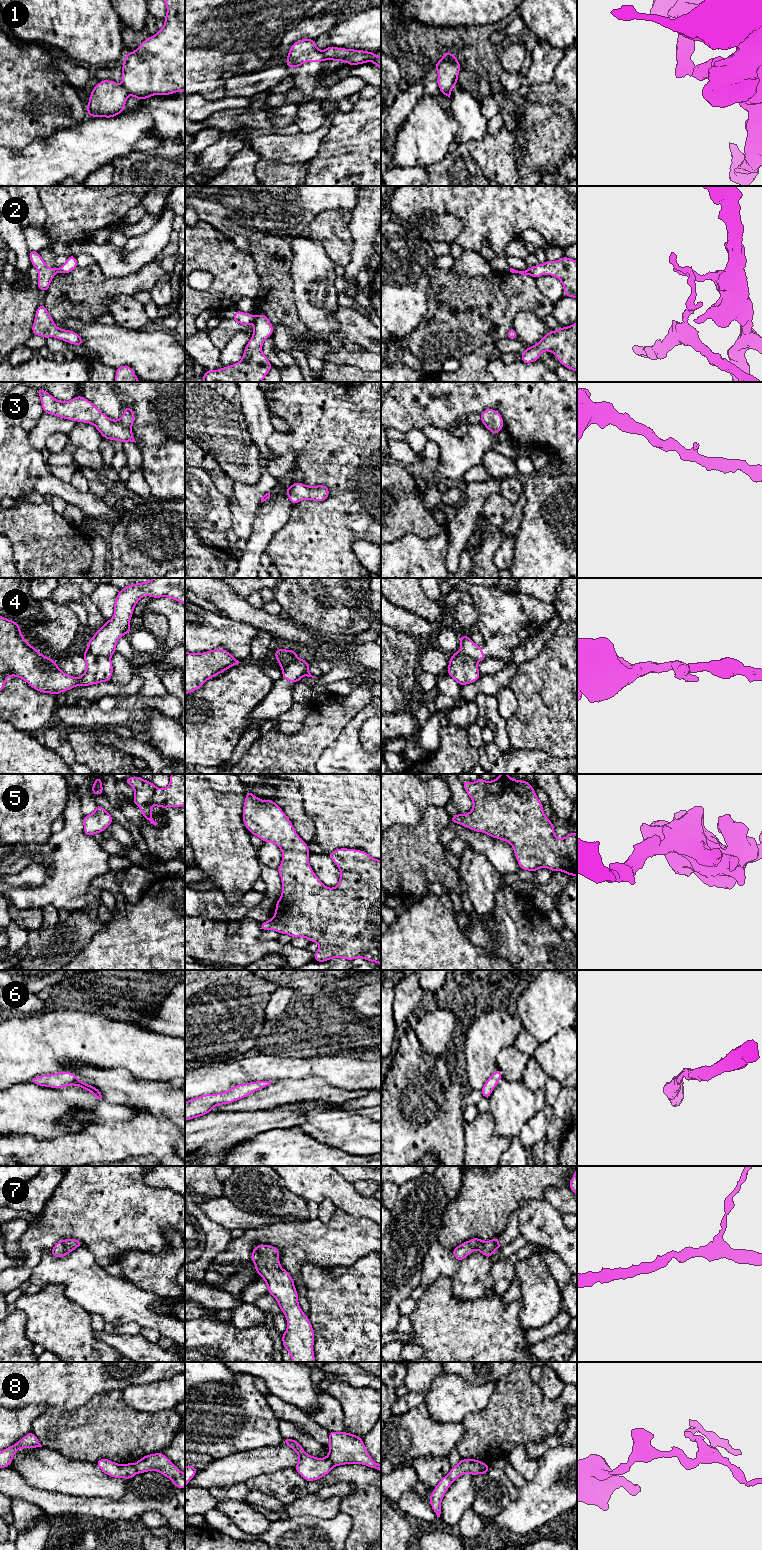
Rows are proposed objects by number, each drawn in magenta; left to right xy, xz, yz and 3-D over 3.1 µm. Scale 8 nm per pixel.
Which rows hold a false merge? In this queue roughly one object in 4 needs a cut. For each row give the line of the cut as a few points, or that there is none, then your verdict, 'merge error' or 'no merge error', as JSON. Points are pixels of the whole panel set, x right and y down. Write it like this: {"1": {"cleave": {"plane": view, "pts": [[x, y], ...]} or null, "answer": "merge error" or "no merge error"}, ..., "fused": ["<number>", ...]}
{"1": {"cleave": {"plane": "xy", "pts": [[122, 84], [129, 94]]}, "answer": "merge error"}, "2": {"cleave": {"plane": "xz", "pts": [[254, 317], [252, 322]]}, "answer": "merge error"}, "3": {"cleave": null, "answer": "no merge error"}, "4": {"cleave": {"plane": "xy", "pts": [[86, 650], [96, 655], [109, 657]]}, "answer": "merge error"}, "5": {"cleave": null, "answer": "no merge error"}, "6": {"cleave": null, "answer": "no merge error"}, "7": {"cleave": null, "answer": "no merge error"}, "8": {"cleave": {"plane": "xz", "pts": [[326, 1457], [334, 1465]]}, "answer": "merge error"}, "fused": ["1", "2", "4", "8"]}

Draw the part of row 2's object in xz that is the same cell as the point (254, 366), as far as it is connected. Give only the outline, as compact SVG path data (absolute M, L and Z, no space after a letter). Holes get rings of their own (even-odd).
M264 314L256 315L253 324L253 335L241 361L219 370L207 370L202 376L204 382L262 382L273 367L262 353L262 345L274 330Z

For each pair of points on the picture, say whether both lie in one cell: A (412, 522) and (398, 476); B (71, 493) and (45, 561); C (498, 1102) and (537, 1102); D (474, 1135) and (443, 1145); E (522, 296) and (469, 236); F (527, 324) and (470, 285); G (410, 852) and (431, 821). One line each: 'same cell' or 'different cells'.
A: same cell
B: different cells
C: same cell
D: different cells
E: different cells
F: different cells
G: same cell

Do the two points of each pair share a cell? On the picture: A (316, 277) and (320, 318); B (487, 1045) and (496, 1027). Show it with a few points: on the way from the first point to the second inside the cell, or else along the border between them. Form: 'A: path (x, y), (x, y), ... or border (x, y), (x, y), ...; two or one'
A: path (316, 287), (316, 308); one
B: path (487, 1041), (487, 1036), (492, 1031); one

